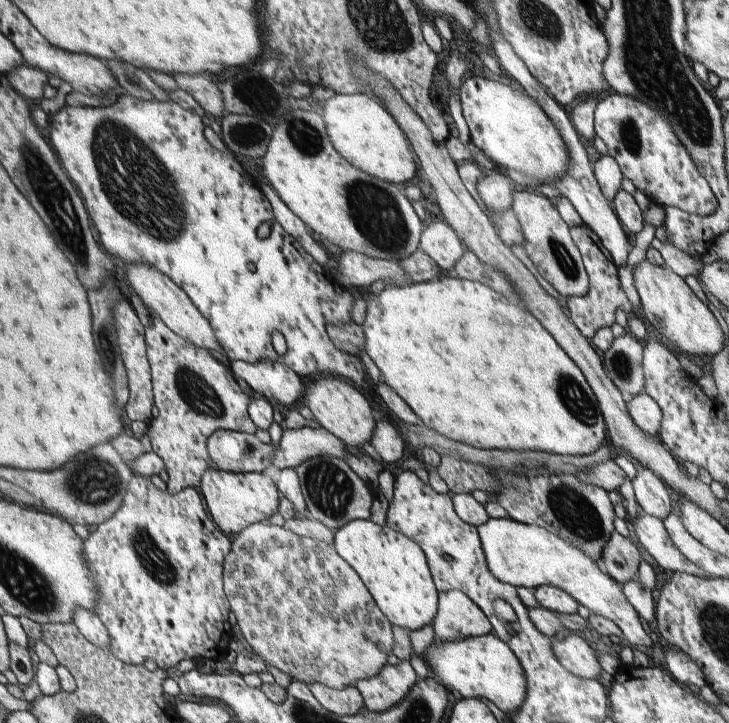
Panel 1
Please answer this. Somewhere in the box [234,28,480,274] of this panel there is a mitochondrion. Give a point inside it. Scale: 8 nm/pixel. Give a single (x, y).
(375, 212)

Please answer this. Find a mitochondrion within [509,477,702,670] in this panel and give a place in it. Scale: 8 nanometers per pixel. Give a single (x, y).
(575, 512)

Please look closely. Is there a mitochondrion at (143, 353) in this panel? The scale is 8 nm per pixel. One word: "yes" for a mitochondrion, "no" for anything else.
no

